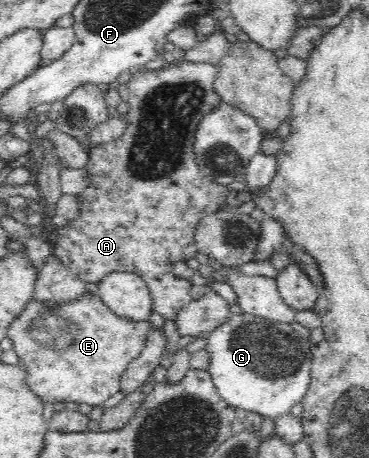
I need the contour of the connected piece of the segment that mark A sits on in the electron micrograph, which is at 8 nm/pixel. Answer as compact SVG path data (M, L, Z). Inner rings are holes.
M177 62L172 65L166 65L157 71L148 73L143 70L135 71L134 79L128 84L121 85L119 87L119 93L122 100L130 104L131 109L125 114L125 120L127 121L126 131L122 136L117 139L101 144L98 147L89 149L89 163L87 166L88 176L91 178L88 187L84 189L78 195L78 202L80 202L80 217L74 219L72 223L68 223L66 227L57 228L55 230L55 246L52 254L60 260L64 265L68 266L68 269L75 275L76 278L81 279L84 282L100 282L107 275L114 272L132 272L138 274L150 288L150 294L152 294L153 311L159 313L164 319L168 321L175 321L178 317L178 313L183 311L192 301L190 296L190 287L192 287L192 280L186 280L180 276L177 276L172 270L172 265L176 262L186 262L188 259L196 257L196 253L199 252L197 243L195 242L194 232L198 222L207 215L212 215L222 209L226 208L226 197L230 195L230 186L226 184L220 184L210 176L202 175L202 171L198 168L196 160L194 160L193 142L190 137L193 137L196 126L200 123L203 115L210 113L216 107L219 107L223 102L218 96L215 89L215 82L221 73L221 66L214 63L188 63Z

